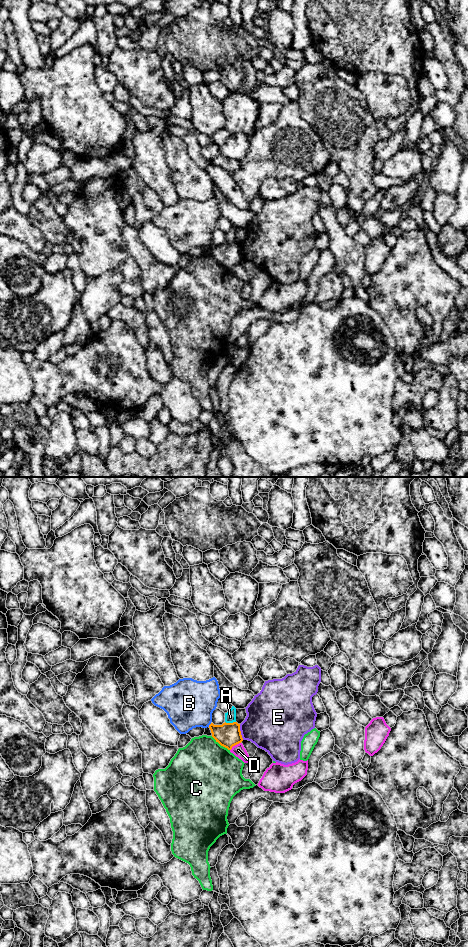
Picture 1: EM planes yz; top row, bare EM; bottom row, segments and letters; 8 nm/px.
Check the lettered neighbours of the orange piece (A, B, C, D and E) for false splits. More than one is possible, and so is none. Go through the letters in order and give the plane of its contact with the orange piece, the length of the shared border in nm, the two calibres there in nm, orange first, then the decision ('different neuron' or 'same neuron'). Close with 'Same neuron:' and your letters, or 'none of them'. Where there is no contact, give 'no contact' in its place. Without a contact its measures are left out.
A: meets orange in yz; contact 90 nm long; 190 nm thick on the orange side, 90 nm on the other; different neuron
B: meets orange in yz; contact 40 nm long; 190 nm thick on the orange side, 380 nm on the other; different neuron
C: meets orange in yz; contact 190 nm long; 190 nm thick on the orange side, 480 nm on the other; different neuron
D: meets orange in yz; contact 110 nm long; 190 nm thick on the orange side, 100 nm on the other; different neuron
E: meets orange in yz; contact 130 nm long; 190 nm thick on the orange side, 400 nm on the other; different neuron
Same neuron: none of them

